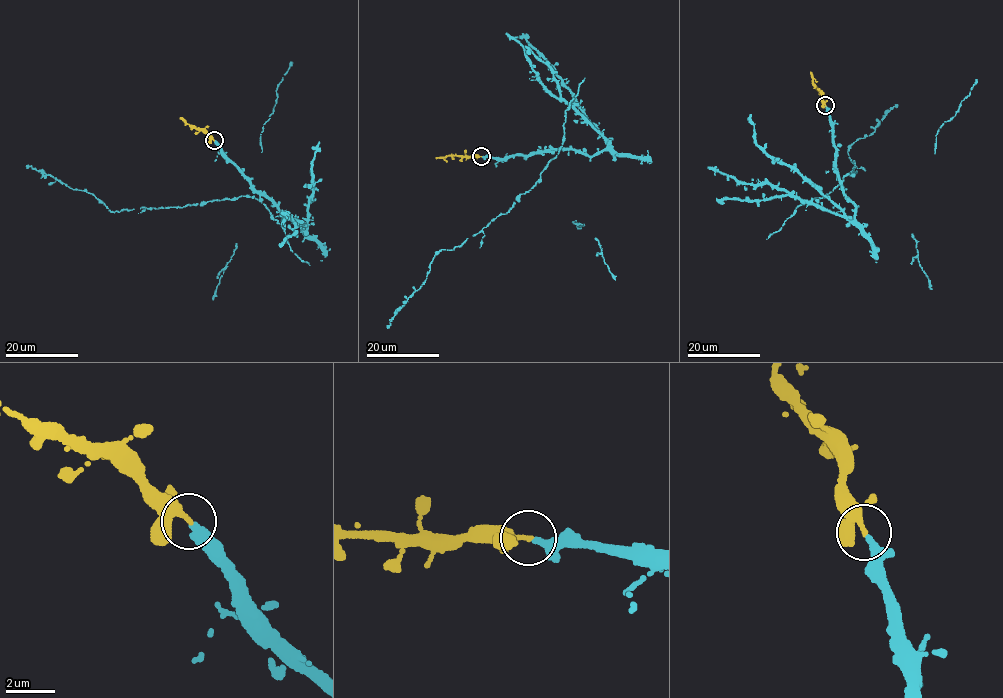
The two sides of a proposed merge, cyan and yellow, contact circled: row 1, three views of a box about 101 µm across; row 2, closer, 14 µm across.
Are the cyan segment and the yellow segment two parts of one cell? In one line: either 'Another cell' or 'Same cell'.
Same cell

